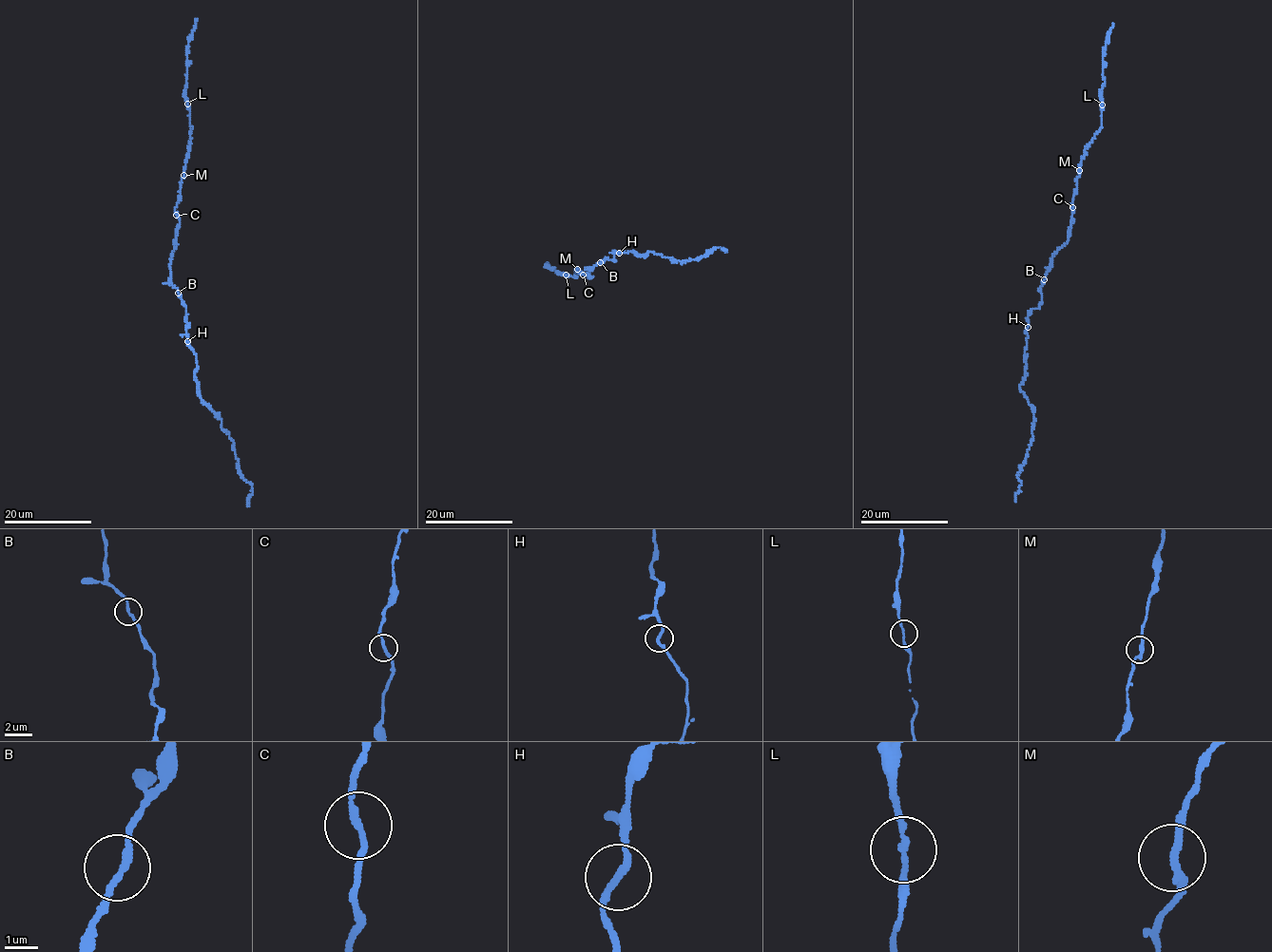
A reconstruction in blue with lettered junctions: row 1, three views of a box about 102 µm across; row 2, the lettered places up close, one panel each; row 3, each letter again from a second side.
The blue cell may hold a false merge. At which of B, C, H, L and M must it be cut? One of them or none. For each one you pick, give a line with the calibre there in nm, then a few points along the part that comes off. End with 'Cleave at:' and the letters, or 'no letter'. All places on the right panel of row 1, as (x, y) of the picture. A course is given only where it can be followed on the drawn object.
Cleave at: no letter

